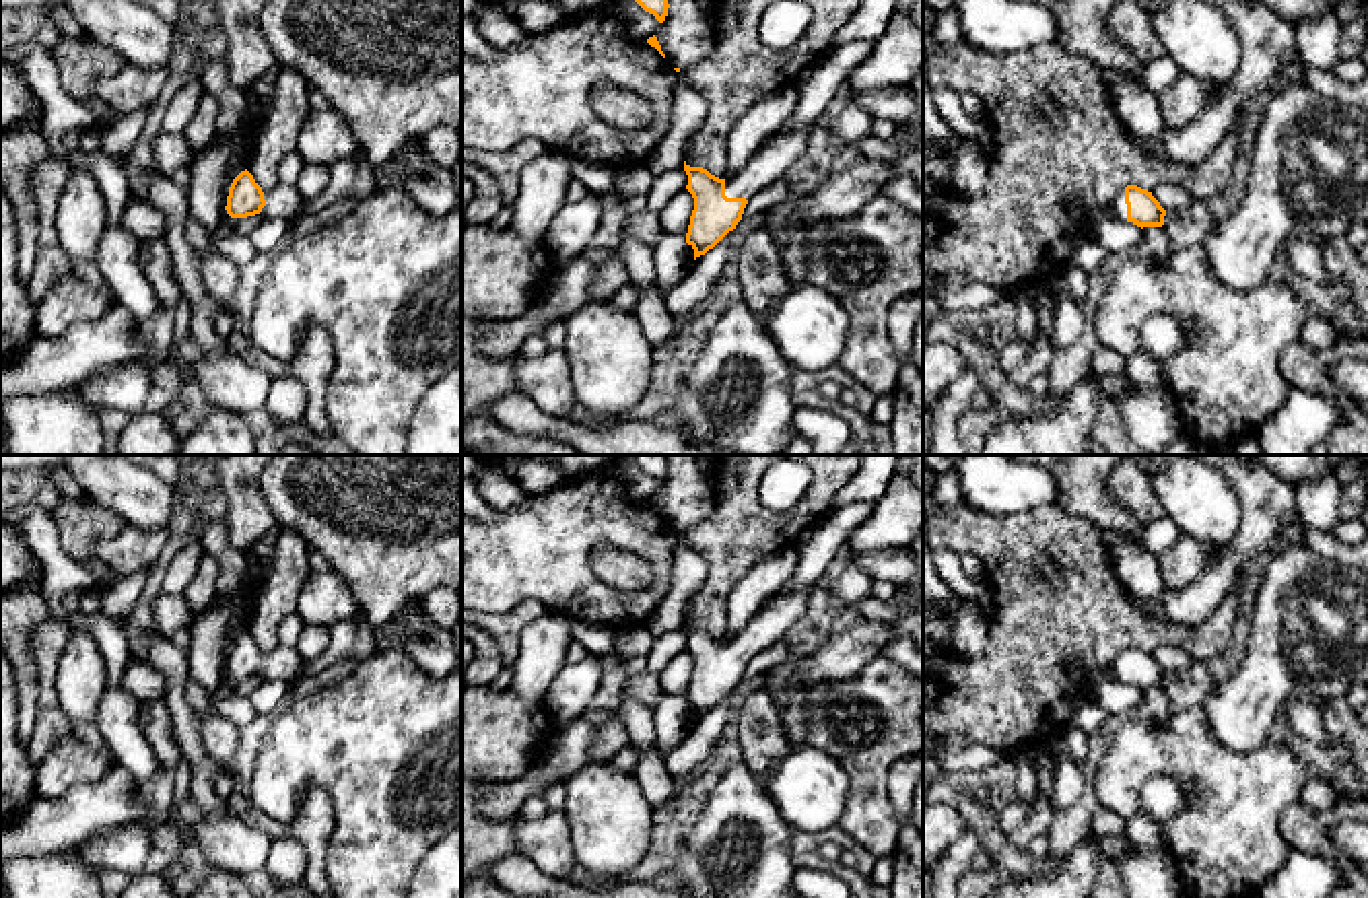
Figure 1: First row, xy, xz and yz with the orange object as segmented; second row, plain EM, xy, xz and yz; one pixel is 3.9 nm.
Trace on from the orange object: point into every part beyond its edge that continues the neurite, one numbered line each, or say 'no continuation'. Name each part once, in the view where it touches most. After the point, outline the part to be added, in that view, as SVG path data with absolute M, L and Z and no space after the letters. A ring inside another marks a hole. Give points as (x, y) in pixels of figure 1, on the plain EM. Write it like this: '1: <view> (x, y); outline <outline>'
1: xz (769, 627); outline M818 583L773 597L738 636L725 641L725 657L750 661L775 643L781 643L785 632L818 597Z

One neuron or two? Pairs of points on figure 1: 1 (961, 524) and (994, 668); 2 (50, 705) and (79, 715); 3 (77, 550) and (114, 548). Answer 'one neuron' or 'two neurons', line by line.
1: one neuron
2: two neurons
3: two neurons

